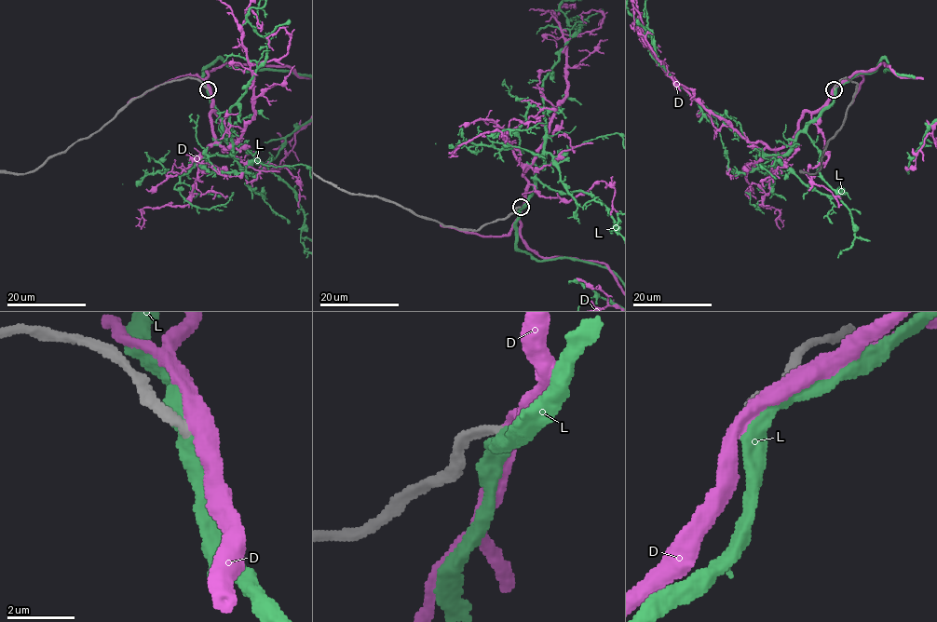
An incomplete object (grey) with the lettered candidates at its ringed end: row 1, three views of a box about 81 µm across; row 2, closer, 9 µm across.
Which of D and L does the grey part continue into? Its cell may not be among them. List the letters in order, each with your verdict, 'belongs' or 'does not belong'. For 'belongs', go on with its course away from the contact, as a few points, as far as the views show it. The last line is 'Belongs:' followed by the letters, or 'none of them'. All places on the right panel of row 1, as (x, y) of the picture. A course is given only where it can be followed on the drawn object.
D: does not belong
L: belongs
Belongs: L

